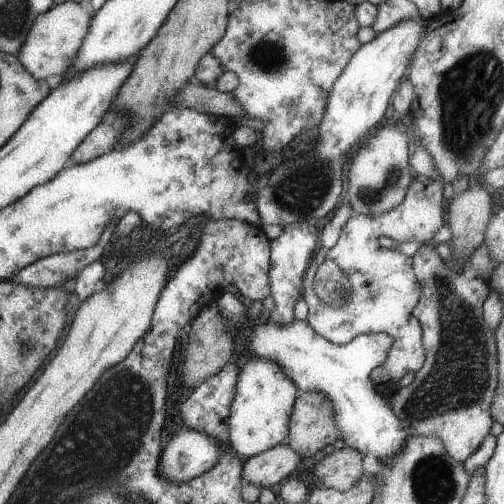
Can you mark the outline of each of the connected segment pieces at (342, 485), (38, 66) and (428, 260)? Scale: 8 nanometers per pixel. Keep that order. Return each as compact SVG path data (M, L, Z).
M350 447L328 450L320 462L314 465L312 476L318 488L350 490L365 472L362 468L364 456Z
M64 1L53 5L48 12L36 17L25 43L16 54L17 59L36 80L45 80L53 89L63 81L65 73L73 66L92 19L93 16L78 2Z
M433 242L424 243L424 246L420 248L418 252L416 252L416 254L413 256L412 268L415 277L420 283L422 291L420 300L414 307L413 315L416 317L416 320L418 320L420 326L422 327L426 358L422 368L415 374L413 382L405 387L400 387L394 393L392 398L390 398L389 406L395 415L402 420L402 422L408 422L408 424L410 424L409 432L418 433L421 435L437 436L444 443L447 453L450 454L451 457L454 457L459 463L464 464L465 460L471 454L474 454L476 450L478 450L478 447L482 444L482 441L490 432L493 422L490 407L493 401L494 391L498 386L498 355L495 334L483 317L483 304L488 296L490 286L488 286L482 279L477 279L476 277L468 278L468 276L466 276L464 273L459 273L458 271L452 270L447 265L447 262L438 254L438 252L436 252L436 247Z

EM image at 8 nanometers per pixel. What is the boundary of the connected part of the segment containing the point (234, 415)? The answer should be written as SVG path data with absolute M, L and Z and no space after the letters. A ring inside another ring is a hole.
M245 356L240 368L225 442L244 458L250 458L285 442L298 389L274 361Z

